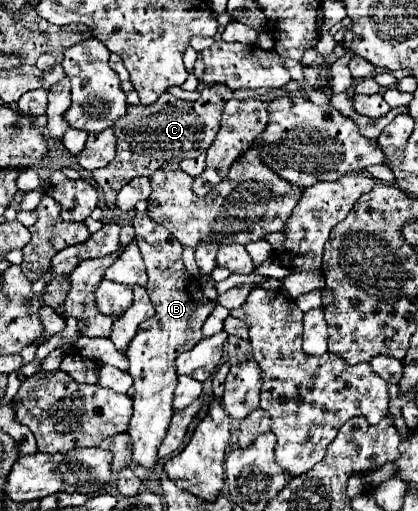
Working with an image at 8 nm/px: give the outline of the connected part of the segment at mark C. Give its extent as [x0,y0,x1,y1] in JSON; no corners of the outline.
[92,84,267,208]

